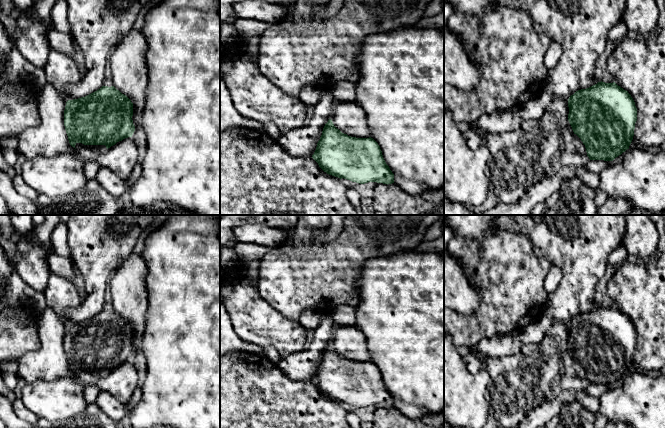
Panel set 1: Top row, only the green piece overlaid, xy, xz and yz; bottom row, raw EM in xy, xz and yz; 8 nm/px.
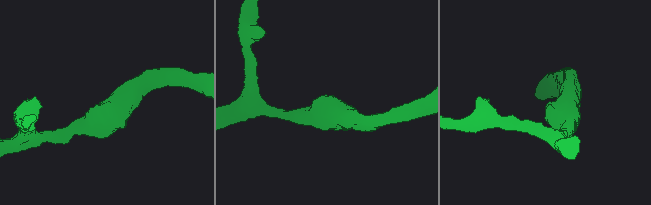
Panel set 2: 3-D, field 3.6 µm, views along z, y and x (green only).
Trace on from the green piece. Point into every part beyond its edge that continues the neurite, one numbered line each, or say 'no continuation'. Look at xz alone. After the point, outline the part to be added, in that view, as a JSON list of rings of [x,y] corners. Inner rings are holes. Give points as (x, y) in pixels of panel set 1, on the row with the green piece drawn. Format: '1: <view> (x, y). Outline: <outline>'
no continuation

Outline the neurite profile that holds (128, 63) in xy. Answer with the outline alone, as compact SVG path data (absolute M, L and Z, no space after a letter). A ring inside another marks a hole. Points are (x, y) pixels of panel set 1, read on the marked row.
M132 28L110 55L113 86L133 103L133 124L142 126L145 94L148 83L146 53L148 44L142 29Z

